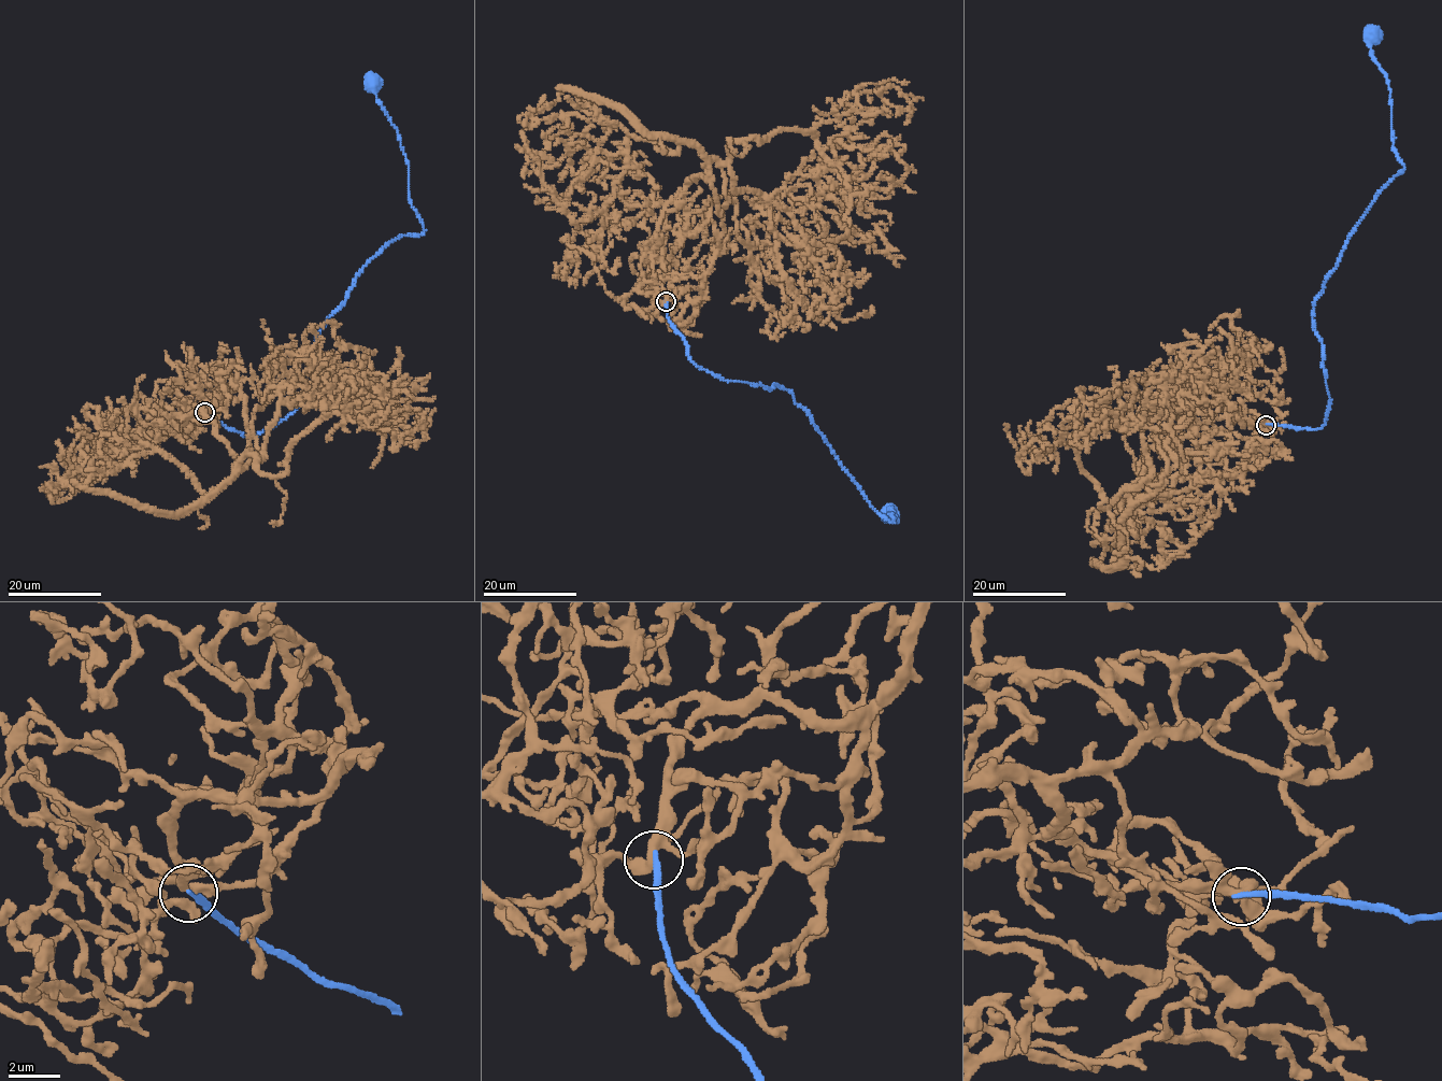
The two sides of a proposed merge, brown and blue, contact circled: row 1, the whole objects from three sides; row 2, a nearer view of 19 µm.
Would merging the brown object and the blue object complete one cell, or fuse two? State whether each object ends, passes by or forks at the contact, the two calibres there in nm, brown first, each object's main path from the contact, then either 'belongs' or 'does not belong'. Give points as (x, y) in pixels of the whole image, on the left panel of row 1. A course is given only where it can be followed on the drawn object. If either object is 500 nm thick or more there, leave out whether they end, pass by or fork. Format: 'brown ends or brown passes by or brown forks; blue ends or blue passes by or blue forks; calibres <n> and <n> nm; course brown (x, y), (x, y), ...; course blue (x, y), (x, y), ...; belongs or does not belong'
brown forks; blue ends; calibres 260 and 240 nm; course brown (204, 412), (203, 396), (237, 385), (246, 398), (250, 457), (211, 495), (145, 443), (70, 496), (50, 497); course blue (204, 413), (245, 438), (286, 418), (356, 275), (425, 230), (372, 83); does not belong

